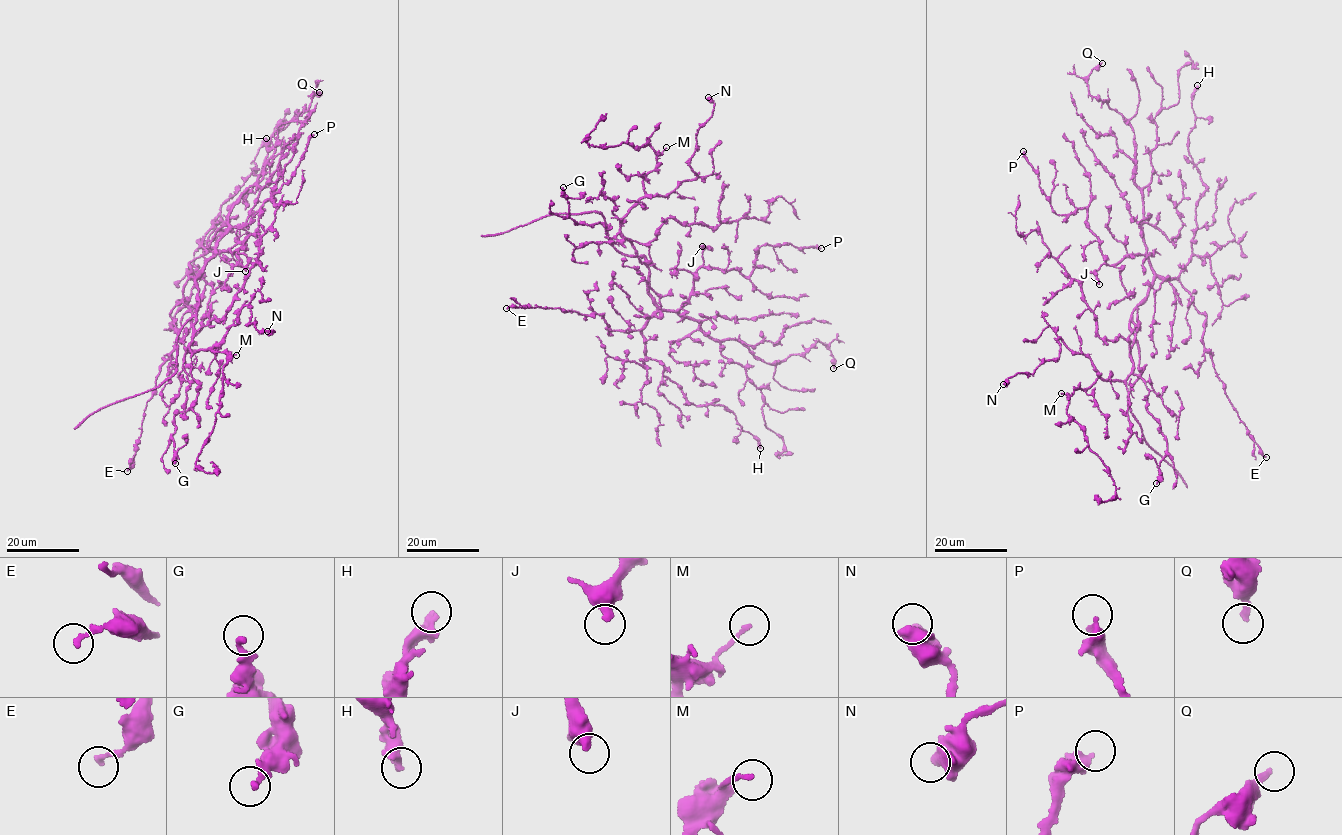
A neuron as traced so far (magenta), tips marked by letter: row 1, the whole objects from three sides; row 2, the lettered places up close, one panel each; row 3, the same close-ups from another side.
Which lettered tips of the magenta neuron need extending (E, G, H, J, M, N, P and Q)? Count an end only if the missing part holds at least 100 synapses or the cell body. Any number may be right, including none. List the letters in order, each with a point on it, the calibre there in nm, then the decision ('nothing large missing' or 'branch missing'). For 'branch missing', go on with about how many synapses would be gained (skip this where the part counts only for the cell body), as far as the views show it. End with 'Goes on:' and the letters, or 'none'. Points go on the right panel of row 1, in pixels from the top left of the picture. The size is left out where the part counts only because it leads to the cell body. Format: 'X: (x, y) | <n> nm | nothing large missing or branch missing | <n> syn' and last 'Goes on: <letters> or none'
E: (1266, 457) | 220 nm | nothing large missing
G: (1156, 483) | 220 nm | nothing large missing
H: (1197, 85) | 400 nm | nothing large missing
J: (1099, 284) | 400 nm | nothing large missing
M: (1061, 393) | 150 nm | nothing large missing
N: (1003, 384) | 440 nm | nothing large missing
P: (1023, 151) | 400 nm | nothing large missing
Q: (1102, 63) | 240 nm | nothing large missing
Goes on: none

